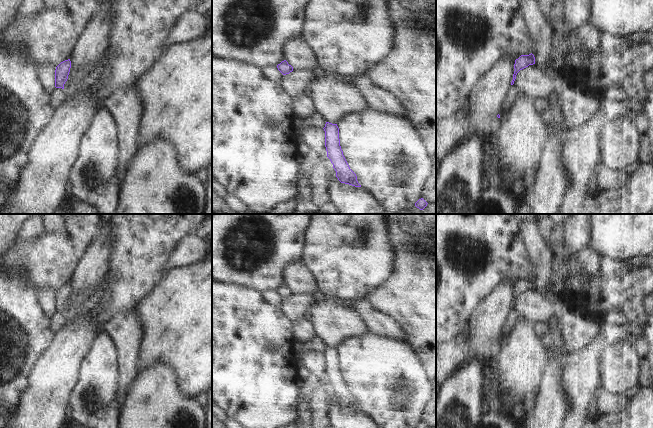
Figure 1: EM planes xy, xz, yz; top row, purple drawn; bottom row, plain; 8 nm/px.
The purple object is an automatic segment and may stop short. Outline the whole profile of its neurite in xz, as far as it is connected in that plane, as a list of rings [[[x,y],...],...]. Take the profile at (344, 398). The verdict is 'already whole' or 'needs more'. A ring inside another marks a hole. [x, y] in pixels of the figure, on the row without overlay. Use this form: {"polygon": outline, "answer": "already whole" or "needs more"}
{"polygon": [[[326,346],[325,351],[325,371],[327,381],[333,388],[336,395],[336,401],[341,407],[349,408],[355,411],[361,411],[357,405],[356,398],[350,393],[340,370],[339,352],[337,348]]], "answer": "already whole"}

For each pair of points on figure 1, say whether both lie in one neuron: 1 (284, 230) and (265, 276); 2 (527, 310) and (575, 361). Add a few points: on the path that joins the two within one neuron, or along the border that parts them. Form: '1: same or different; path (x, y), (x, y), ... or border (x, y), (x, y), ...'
1: same; path (276, 241), (275, 252), (266, 265)
2: different; border (590, 342), (579, 351), (569, 353)

